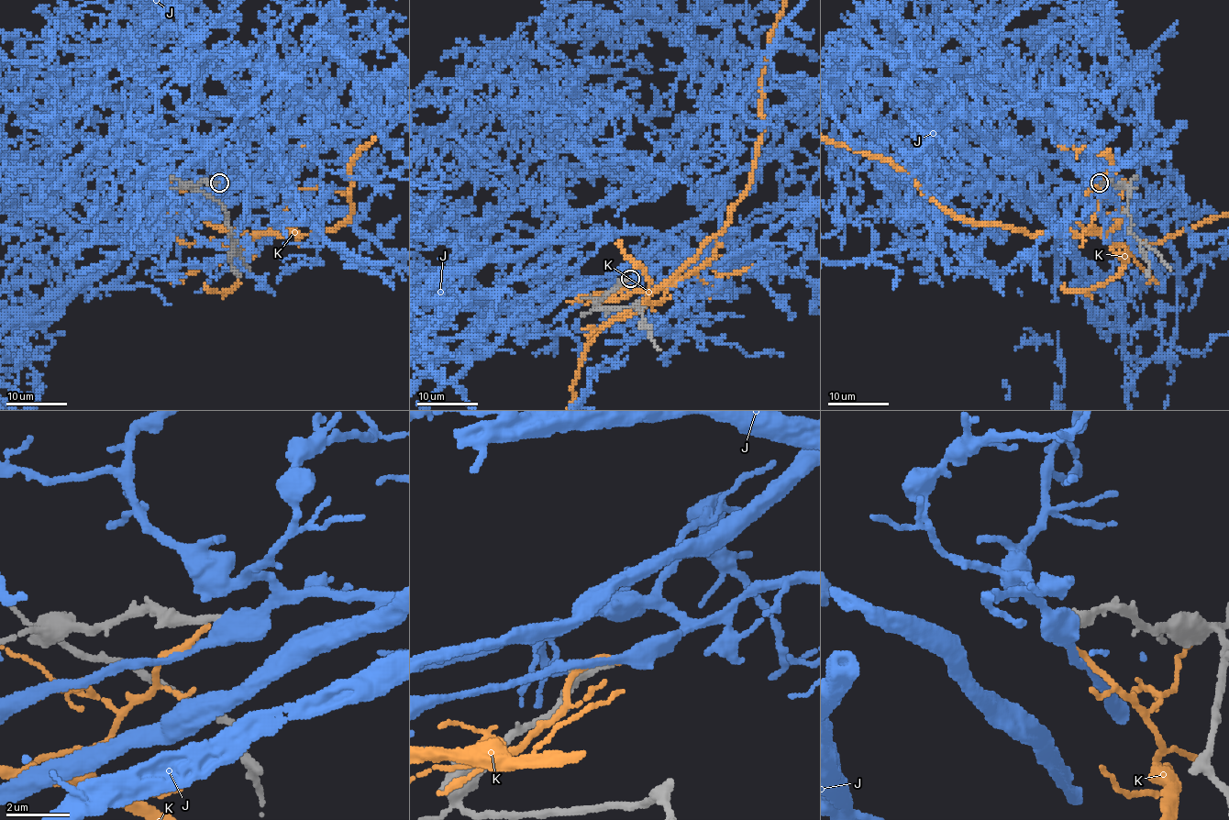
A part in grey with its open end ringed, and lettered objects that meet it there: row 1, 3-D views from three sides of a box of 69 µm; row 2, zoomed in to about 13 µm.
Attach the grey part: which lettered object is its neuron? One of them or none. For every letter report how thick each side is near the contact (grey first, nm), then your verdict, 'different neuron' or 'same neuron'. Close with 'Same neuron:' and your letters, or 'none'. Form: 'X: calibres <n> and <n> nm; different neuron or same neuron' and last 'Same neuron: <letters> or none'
J: calibres 220 and 500 nm; different neuron
K: calibres 320 and 160 nm; different neuron
Same neuron: none

